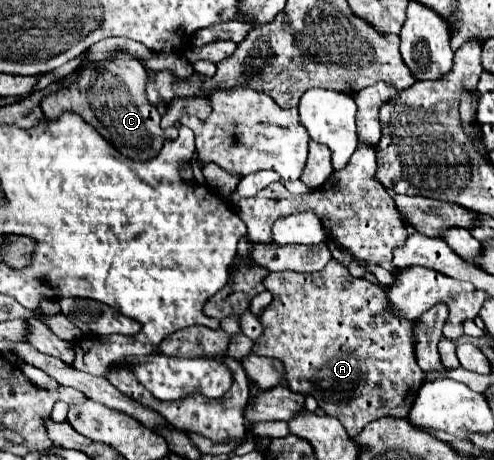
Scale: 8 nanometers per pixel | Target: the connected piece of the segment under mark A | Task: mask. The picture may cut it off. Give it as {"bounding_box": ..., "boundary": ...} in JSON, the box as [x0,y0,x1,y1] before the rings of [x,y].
{"bounding_box":[253,261,425,437],"boundary":[[[329,261],[329,265],[317,273],[269,273],[263,283],[267,291],[271,291],[273,301],[257,317],[263,335],[253,341],[253,351],[283,363],[283,379],[291,391],[297,393],[297,389],[305,389],[307,395],[313,395],[319,407],[327,415],[337,417],[351,437],[355,437],[367,423],[381,417],[407,417],[425,377],[415,361],[415,349],[411,349],[411,325],[415,323],[399,321],[399,317],[387,313],[387,297],[383,297],[379,285],[363,277],[351,277],[351,273],[337,261]]]}

